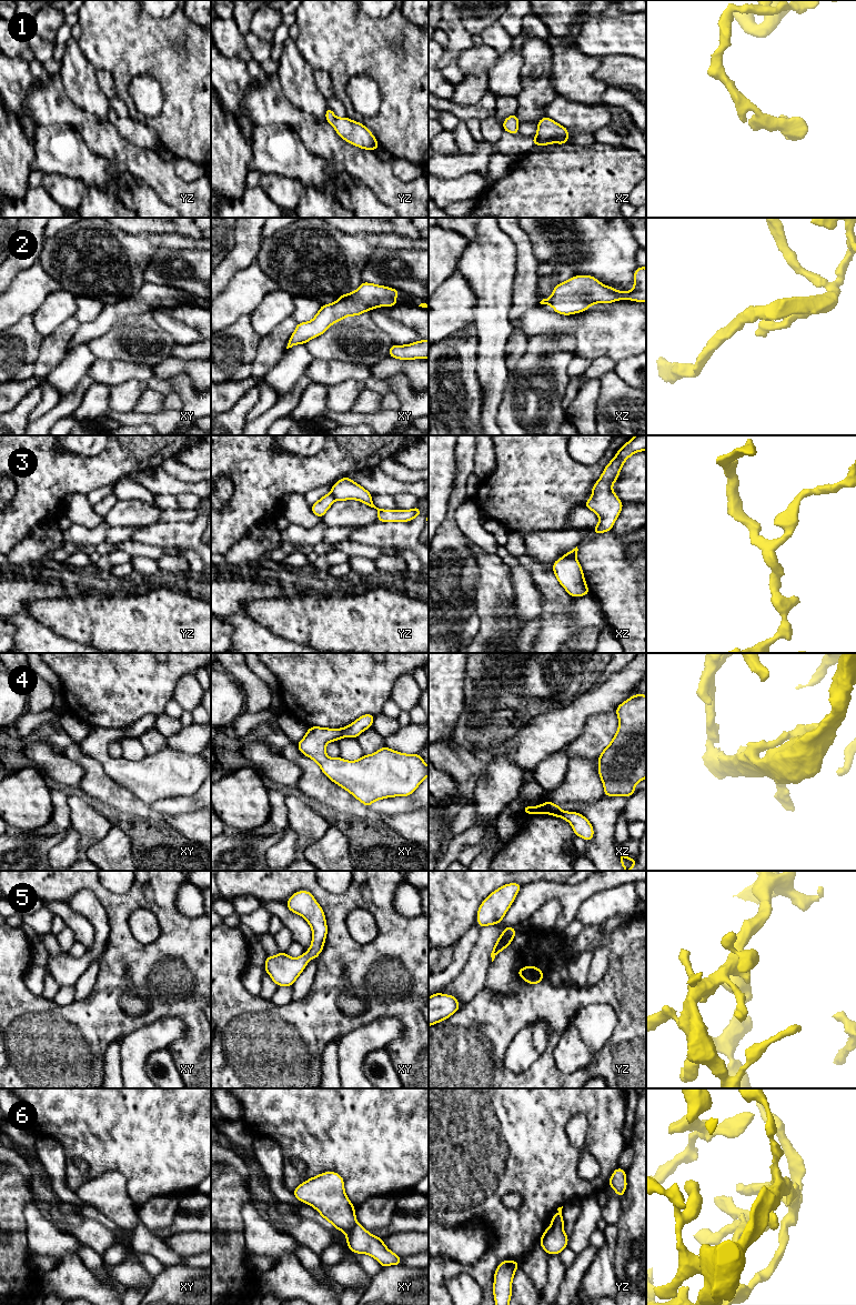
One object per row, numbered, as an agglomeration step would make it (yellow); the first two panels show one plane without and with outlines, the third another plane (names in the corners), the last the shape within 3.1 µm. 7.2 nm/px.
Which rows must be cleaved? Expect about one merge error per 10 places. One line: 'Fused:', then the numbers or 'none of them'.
Fused: 3, 6

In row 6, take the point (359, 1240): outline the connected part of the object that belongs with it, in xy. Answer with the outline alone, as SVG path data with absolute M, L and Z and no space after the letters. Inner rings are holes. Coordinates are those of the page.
M357 1223L345 1236L350 1251L374 1257L382 1267L401 1265L401 1257L385 1246L383 1238L372 1235L361 1224Z

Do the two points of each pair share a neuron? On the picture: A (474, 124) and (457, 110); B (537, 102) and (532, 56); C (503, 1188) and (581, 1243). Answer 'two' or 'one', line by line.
A: two
B: one
C: two

